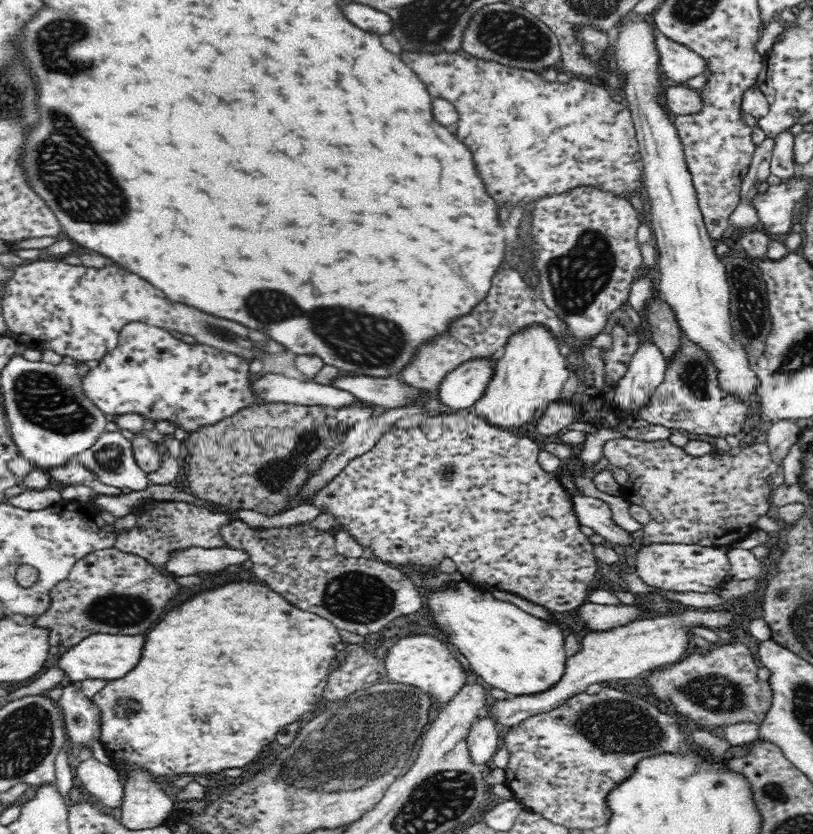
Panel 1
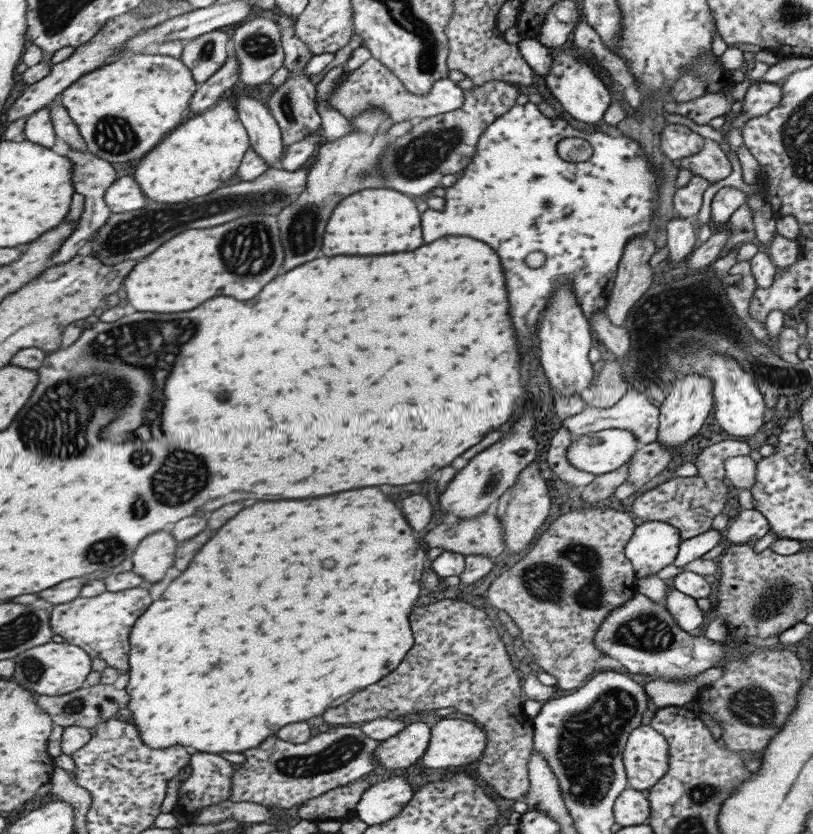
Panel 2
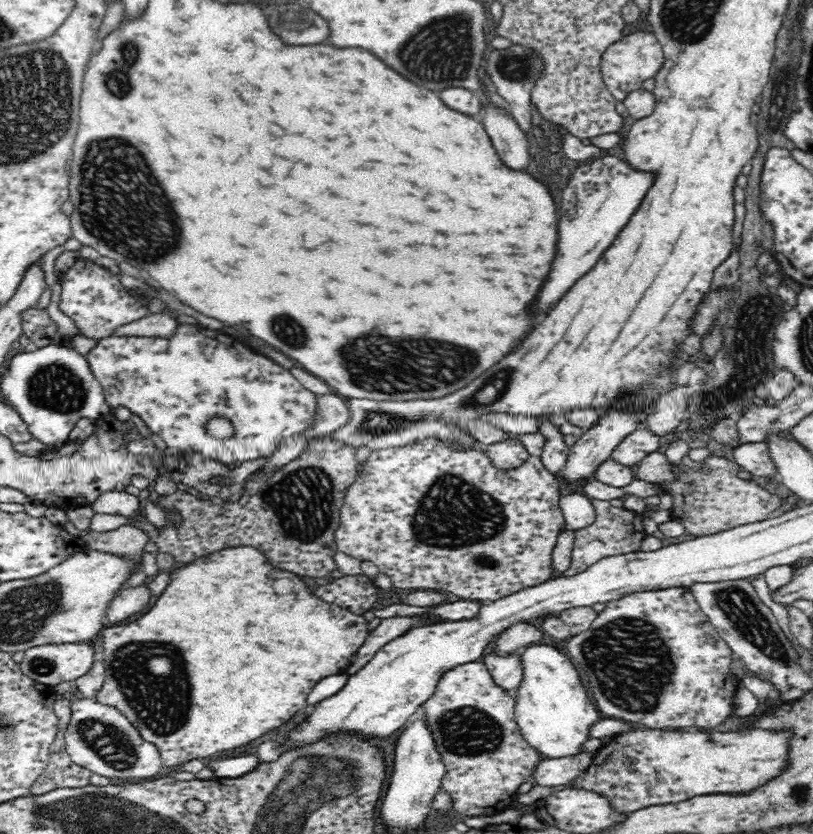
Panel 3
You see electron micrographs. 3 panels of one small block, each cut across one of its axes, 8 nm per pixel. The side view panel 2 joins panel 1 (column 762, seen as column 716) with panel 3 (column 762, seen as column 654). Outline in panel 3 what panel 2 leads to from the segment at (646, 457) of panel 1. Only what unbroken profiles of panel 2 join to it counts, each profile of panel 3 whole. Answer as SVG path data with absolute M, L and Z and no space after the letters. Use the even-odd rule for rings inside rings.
M710 455L694 466L687 467L683 463L670 462L672 478L664 482L654 482L664 492L673 498L670 509L672 520L684 525L686 535L703 537L731 530L735 526L747 525L752 522L762 522L772 518L772 514L783 505L780 495L770 493L760 487L754 479L738 477L741 466L731 456Z

